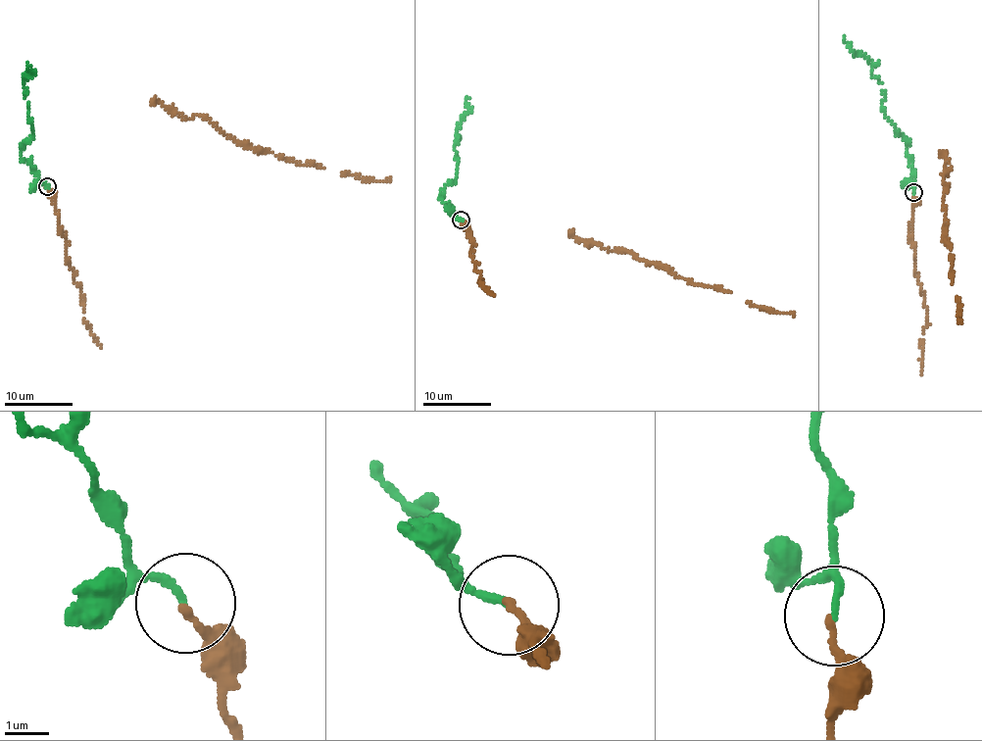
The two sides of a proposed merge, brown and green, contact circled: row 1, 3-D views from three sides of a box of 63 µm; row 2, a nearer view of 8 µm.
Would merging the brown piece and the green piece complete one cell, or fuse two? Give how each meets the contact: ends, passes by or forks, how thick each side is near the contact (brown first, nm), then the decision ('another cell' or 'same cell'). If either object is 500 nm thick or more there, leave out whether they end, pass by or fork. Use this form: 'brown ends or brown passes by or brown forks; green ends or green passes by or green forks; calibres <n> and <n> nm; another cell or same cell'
brown ends; green ends; calibres 150 and 150 nm; same cell

